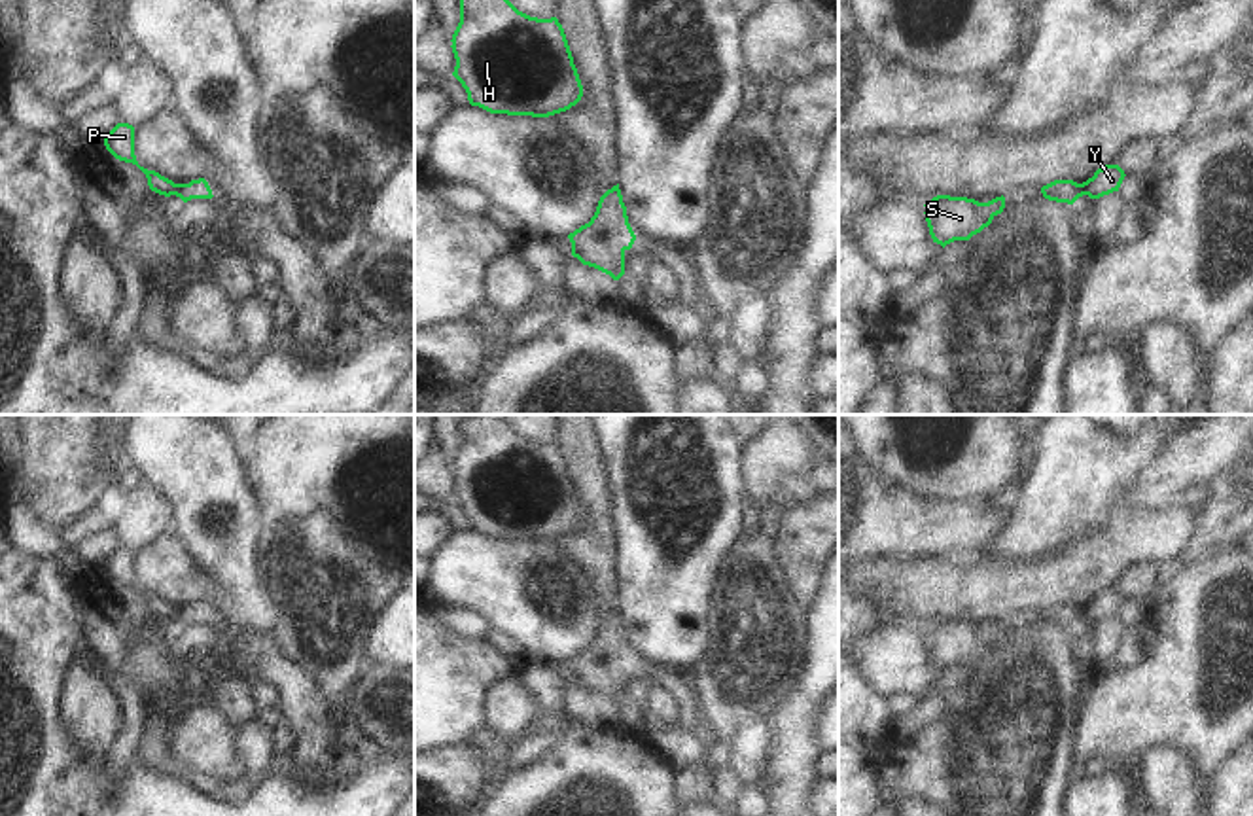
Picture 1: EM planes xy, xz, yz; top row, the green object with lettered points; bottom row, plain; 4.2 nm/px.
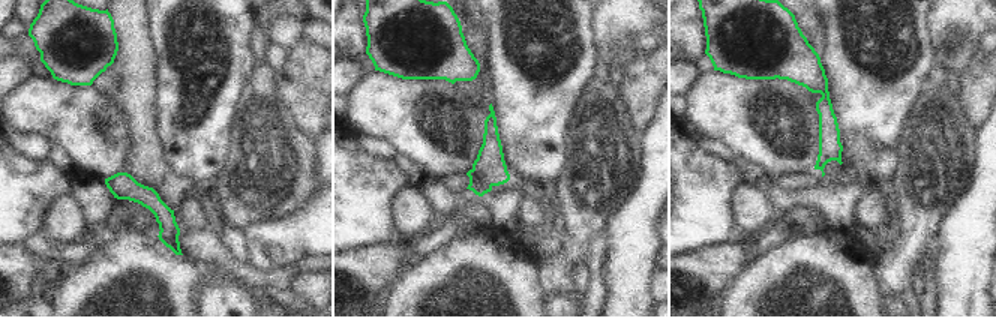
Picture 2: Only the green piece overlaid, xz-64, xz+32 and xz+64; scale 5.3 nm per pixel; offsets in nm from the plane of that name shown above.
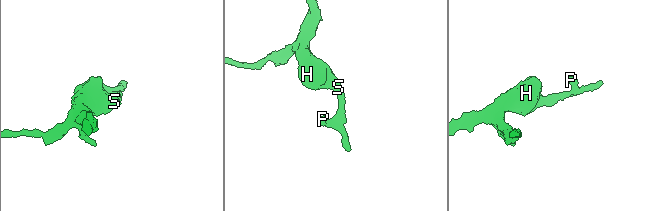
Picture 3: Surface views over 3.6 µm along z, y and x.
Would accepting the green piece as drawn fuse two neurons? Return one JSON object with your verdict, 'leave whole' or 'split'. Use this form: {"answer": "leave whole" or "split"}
{"answer": "leave whole"}

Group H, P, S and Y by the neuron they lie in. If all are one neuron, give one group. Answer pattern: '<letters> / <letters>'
H P S Y

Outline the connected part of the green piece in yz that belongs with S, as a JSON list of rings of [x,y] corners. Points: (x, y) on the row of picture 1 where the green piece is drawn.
[[[937,195],[926,206],[926,222],[933,242],[943,248],[954,240],[969,240],[1003,212],[1005,197],[979,203],[967,197]]]

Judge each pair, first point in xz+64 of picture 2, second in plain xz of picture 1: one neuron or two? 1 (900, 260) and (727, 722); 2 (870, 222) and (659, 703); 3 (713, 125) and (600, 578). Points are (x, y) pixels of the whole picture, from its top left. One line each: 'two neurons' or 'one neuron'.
1: one neuron
2: one neuron
3: two neurons

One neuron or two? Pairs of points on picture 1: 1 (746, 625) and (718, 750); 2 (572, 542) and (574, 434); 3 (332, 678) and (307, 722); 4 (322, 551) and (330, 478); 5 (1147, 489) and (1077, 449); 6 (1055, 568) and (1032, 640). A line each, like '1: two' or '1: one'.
1: one
2: one
3: two
4: two
5: two
6: two

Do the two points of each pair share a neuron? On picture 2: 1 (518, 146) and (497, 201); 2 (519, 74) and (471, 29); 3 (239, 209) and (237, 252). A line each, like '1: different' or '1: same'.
1: different
2: different
3: different

